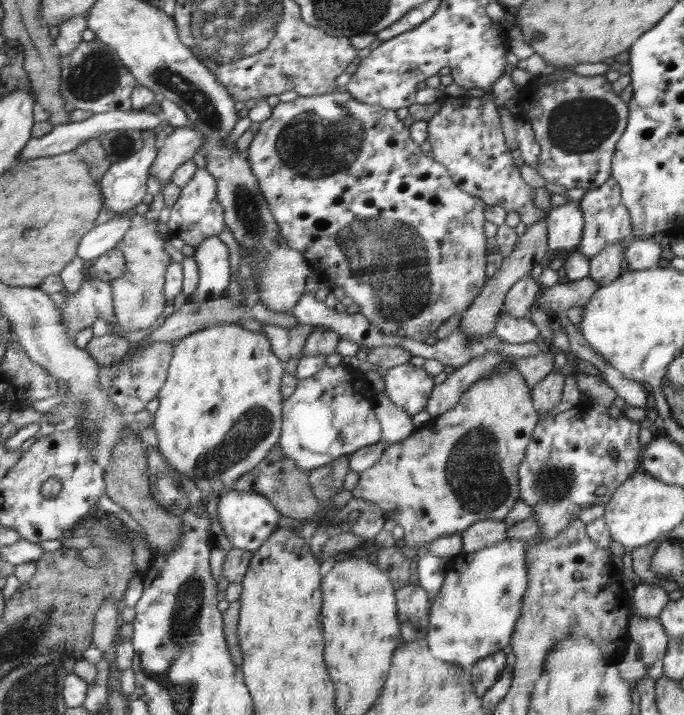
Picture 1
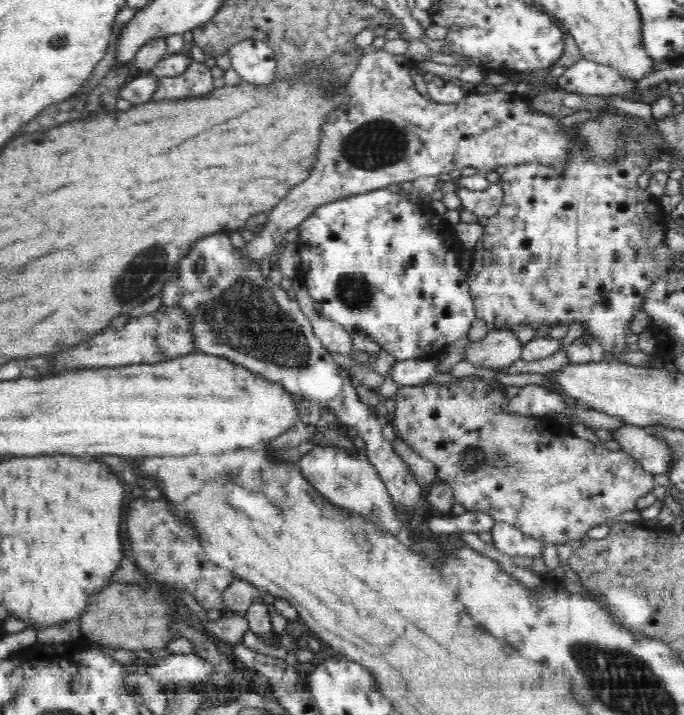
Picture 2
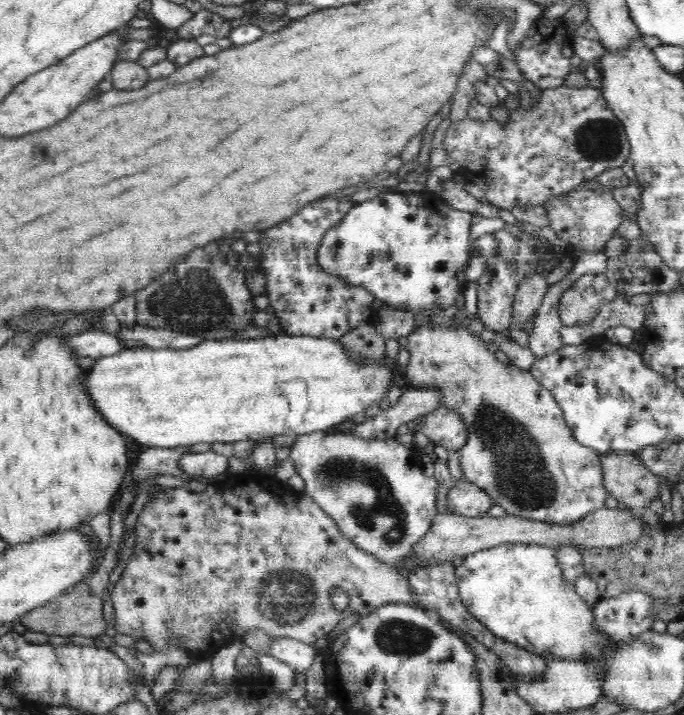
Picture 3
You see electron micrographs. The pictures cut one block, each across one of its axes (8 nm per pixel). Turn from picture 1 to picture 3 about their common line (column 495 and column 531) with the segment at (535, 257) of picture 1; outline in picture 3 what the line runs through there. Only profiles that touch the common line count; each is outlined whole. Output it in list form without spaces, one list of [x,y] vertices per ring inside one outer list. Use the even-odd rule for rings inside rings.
[[[526,274],[522,284],[515,295],[513,304],[513,317],[509,328],[504,332],[508,339],[512,339],[519,345],[528,346],[529,336],[526,333],[526,324],[535,324],[534,316],[536,310],[540,308],[540,304],[546,297],[549,285],[543,274]]]

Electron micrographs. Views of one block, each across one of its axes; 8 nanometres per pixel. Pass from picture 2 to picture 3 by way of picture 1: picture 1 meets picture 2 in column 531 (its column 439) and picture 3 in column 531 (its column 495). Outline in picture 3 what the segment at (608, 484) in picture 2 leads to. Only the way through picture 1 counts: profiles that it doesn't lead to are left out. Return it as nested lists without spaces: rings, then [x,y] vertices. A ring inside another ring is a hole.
[[[453,322],[438,327],[426,323],[407,339],[410,363],[403,371],[406,384],[434,388],[430,392],[442,394],[442,406],[464,421],[468,435],[459,450],[463,476],[488,494],[494,505],[504,508],[508,515],[558,525],[579,521],[588,513],[605,507],[609,492],[603,483],[599,452],[578,444],[553,394],[532,376],[531,371],[501,364],[468,326],[458,327]]]

